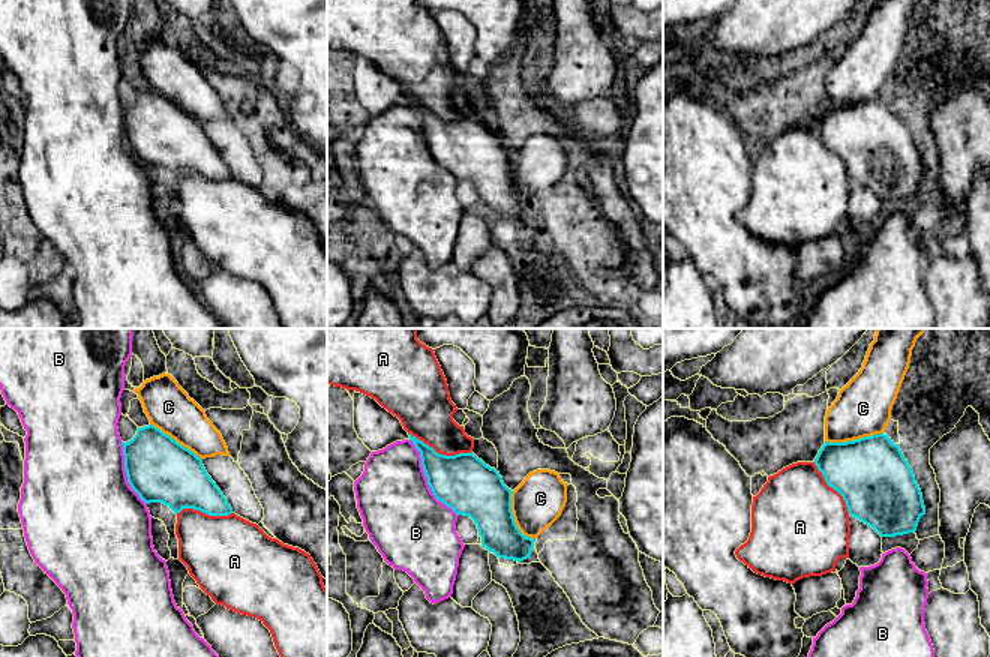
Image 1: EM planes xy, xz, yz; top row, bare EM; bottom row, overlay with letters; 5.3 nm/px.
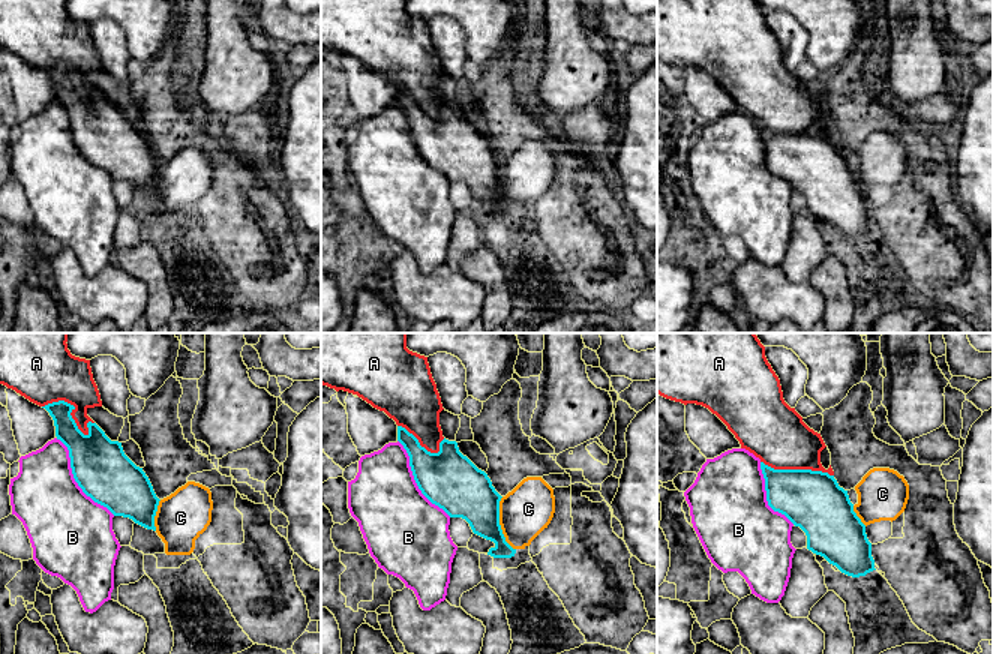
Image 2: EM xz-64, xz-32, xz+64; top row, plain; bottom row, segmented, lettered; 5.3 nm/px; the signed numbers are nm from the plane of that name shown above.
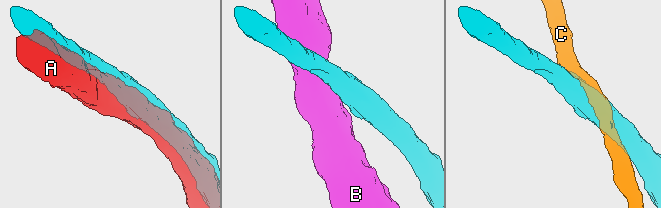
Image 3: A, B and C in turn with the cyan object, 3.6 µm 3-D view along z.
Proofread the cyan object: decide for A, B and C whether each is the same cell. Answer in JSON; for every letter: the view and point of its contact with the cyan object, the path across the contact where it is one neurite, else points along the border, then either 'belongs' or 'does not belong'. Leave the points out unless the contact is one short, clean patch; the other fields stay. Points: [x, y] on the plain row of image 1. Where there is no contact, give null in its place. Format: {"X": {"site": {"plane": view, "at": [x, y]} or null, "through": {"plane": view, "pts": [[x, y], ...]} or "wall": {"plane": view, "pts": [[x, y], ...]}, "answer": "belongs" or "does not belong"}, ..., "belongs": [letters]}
{"A": {"site": {"plane": "xz", "at": [438, 117]}, "answer": "belongs"}, "B": {"site": {"plane": "xz", "at": [428, 144]}, "answer": "does not belong"}, "C": {"site": {"plane": "yz", "at": [854, 104]}, "wall": {"plane": "yz", "pts": [[882, 95], [845, 105], [825, 105]]}, "answer": "does not belong"}, "belongs": ["A"]}

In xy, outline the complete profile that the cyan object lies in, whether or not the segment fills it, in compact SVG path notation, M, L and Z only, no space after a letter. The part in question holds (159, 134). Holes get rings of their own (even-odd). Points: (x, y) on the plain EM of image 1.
M156 90L138 92L136 99L128 106L122 105L122 110L128 146L146 168L162 166L176 178L183 172L200 174L208 180L232 177L226 162L207 138L202 123Z

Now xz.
M411 98L408 99L410 105L420 116L422 130L432 158L458 180L470 180L474 184L482 201L482 210L498 222L514 224L518 226L530 222L534 213L534 202L524 200L518 192L512 176L513 154L504 148L500 136L486 129L474 117L440 118Z

